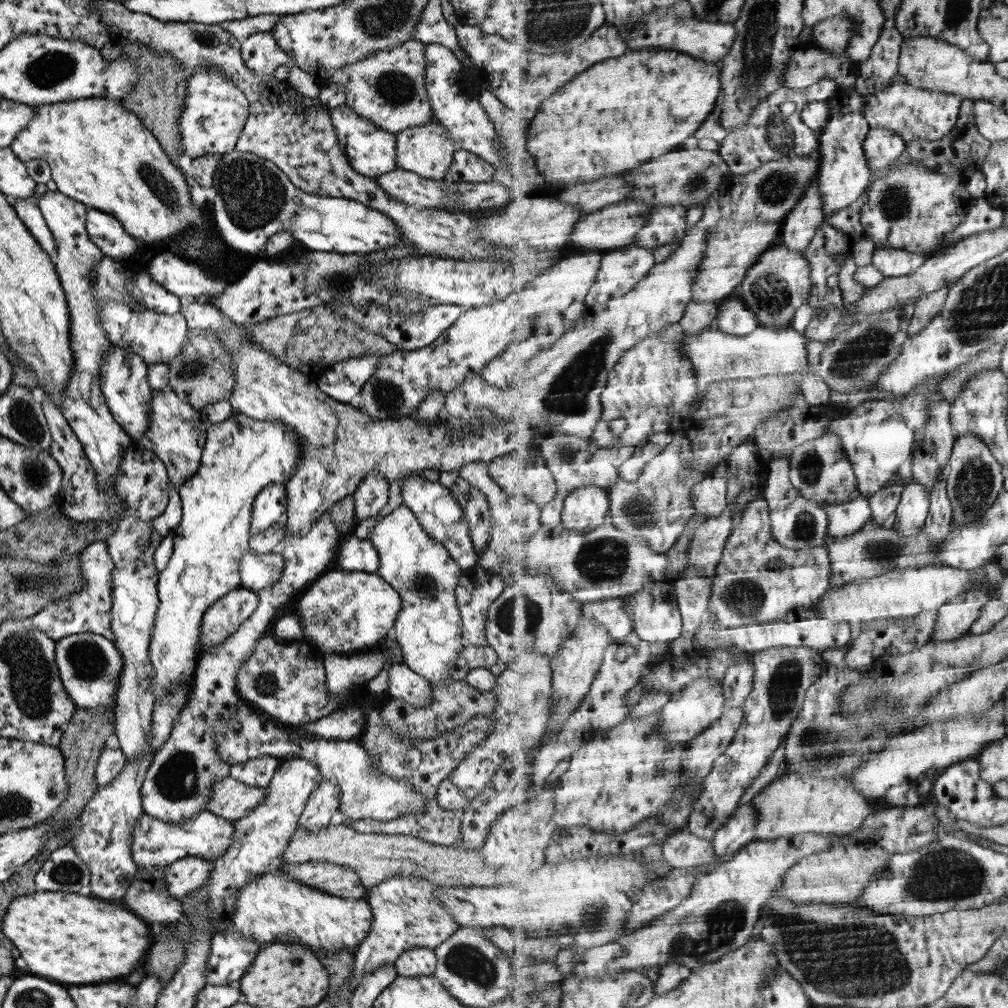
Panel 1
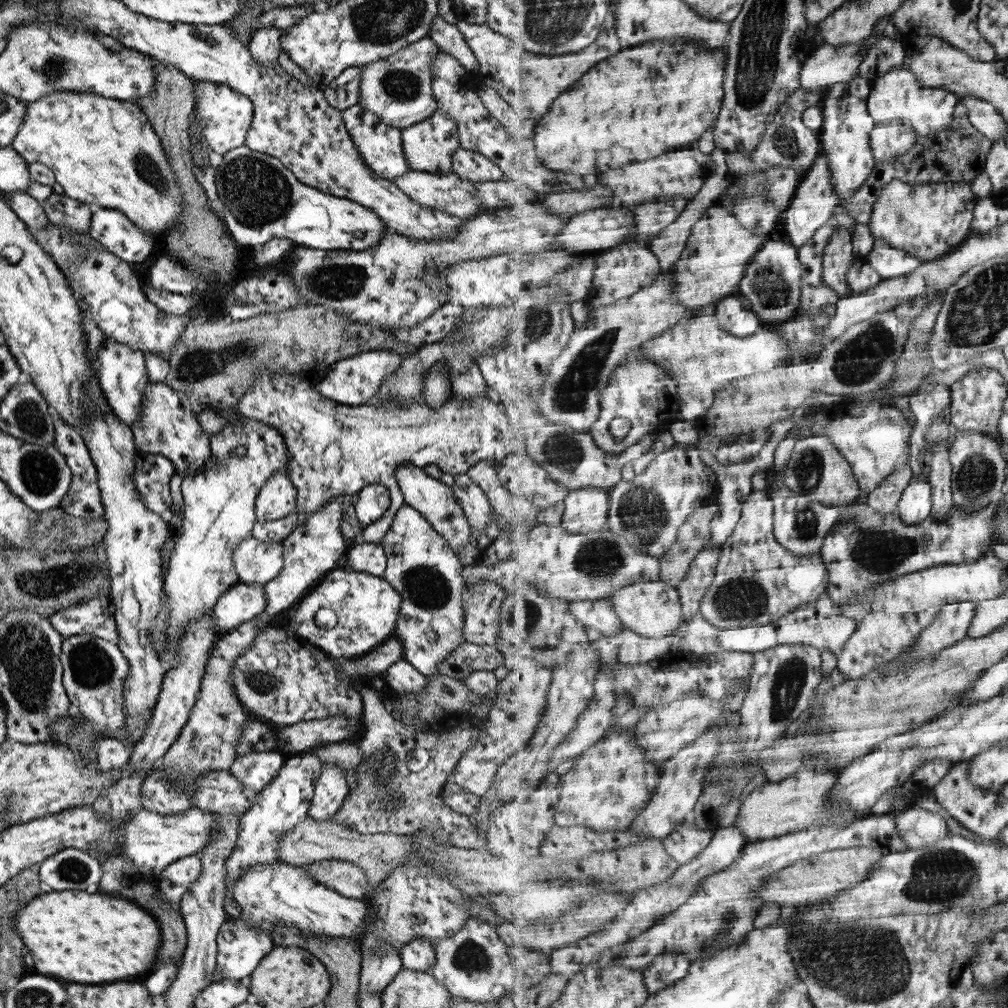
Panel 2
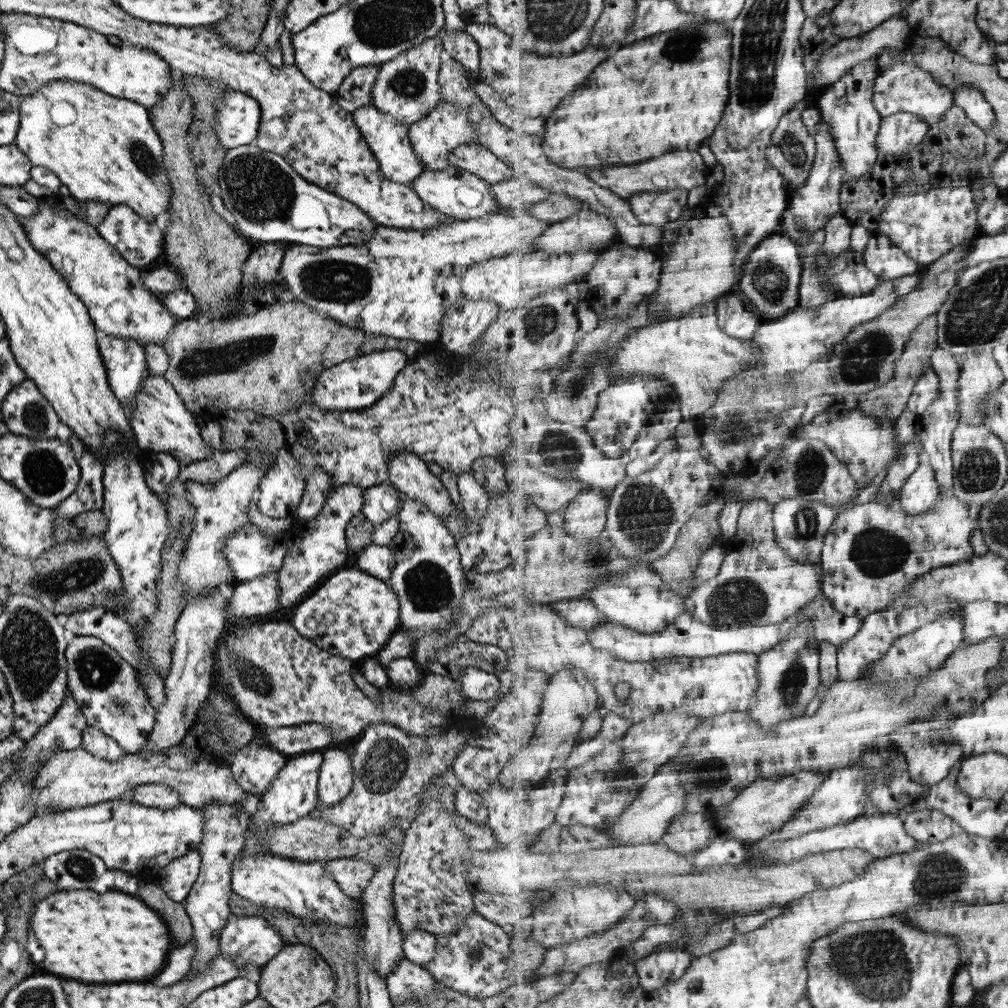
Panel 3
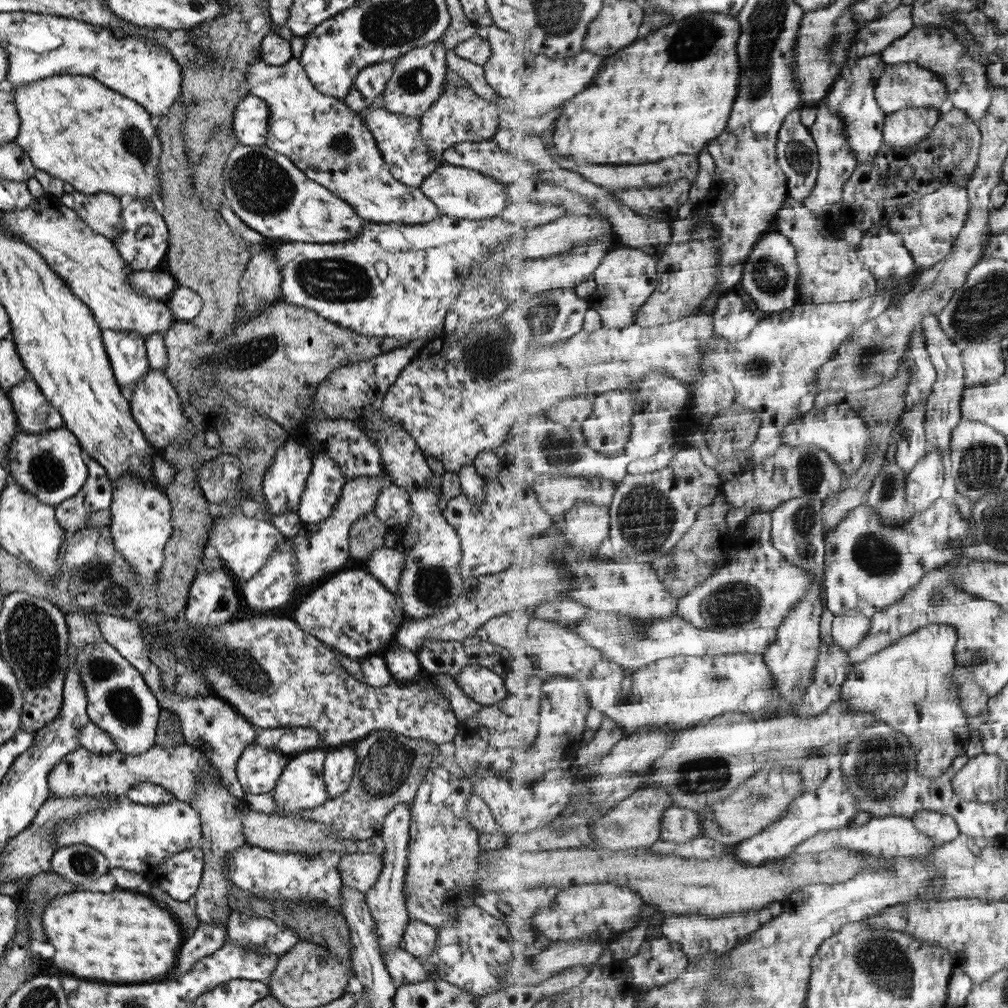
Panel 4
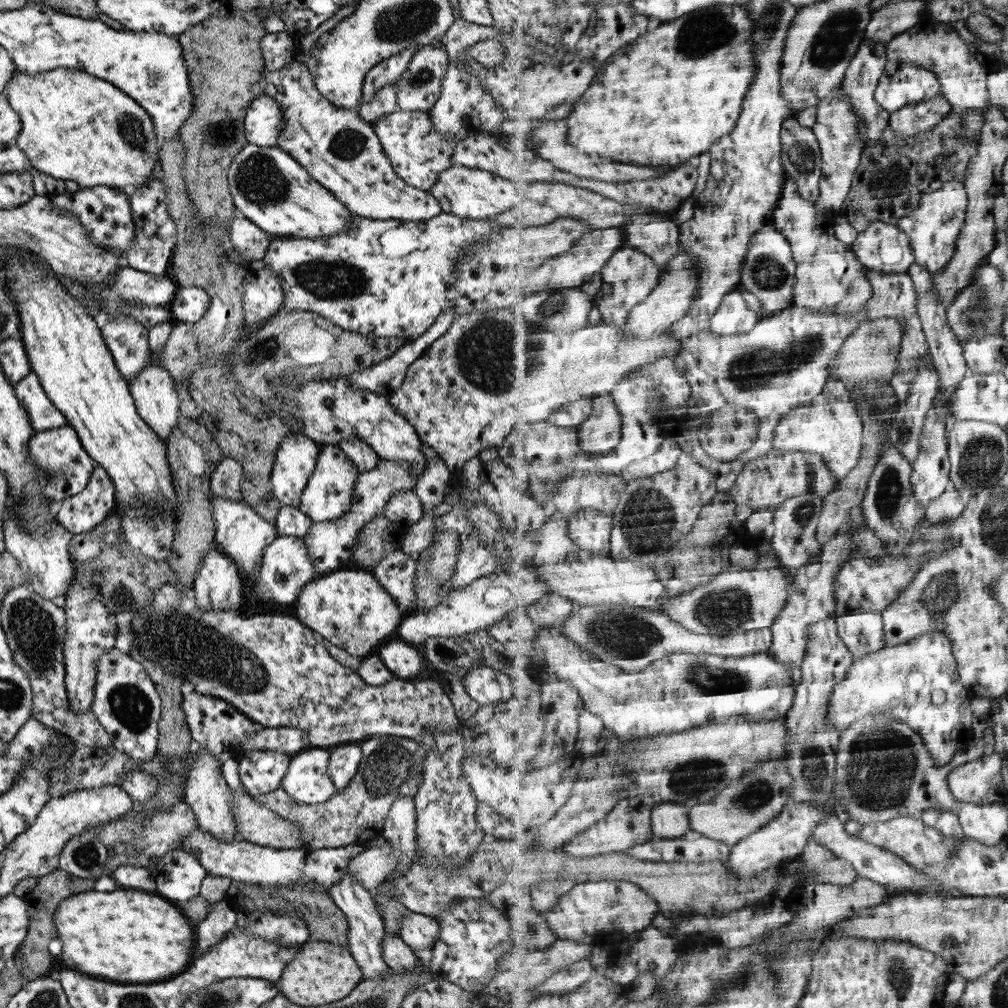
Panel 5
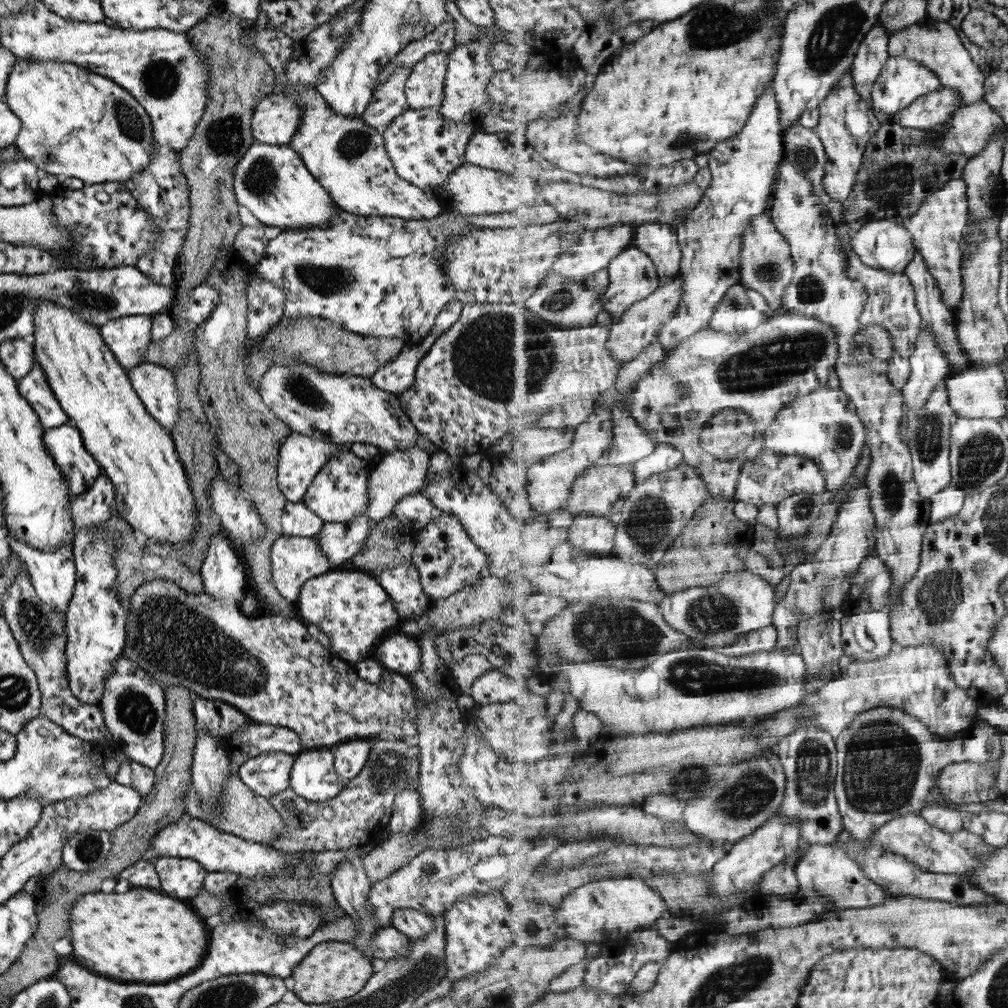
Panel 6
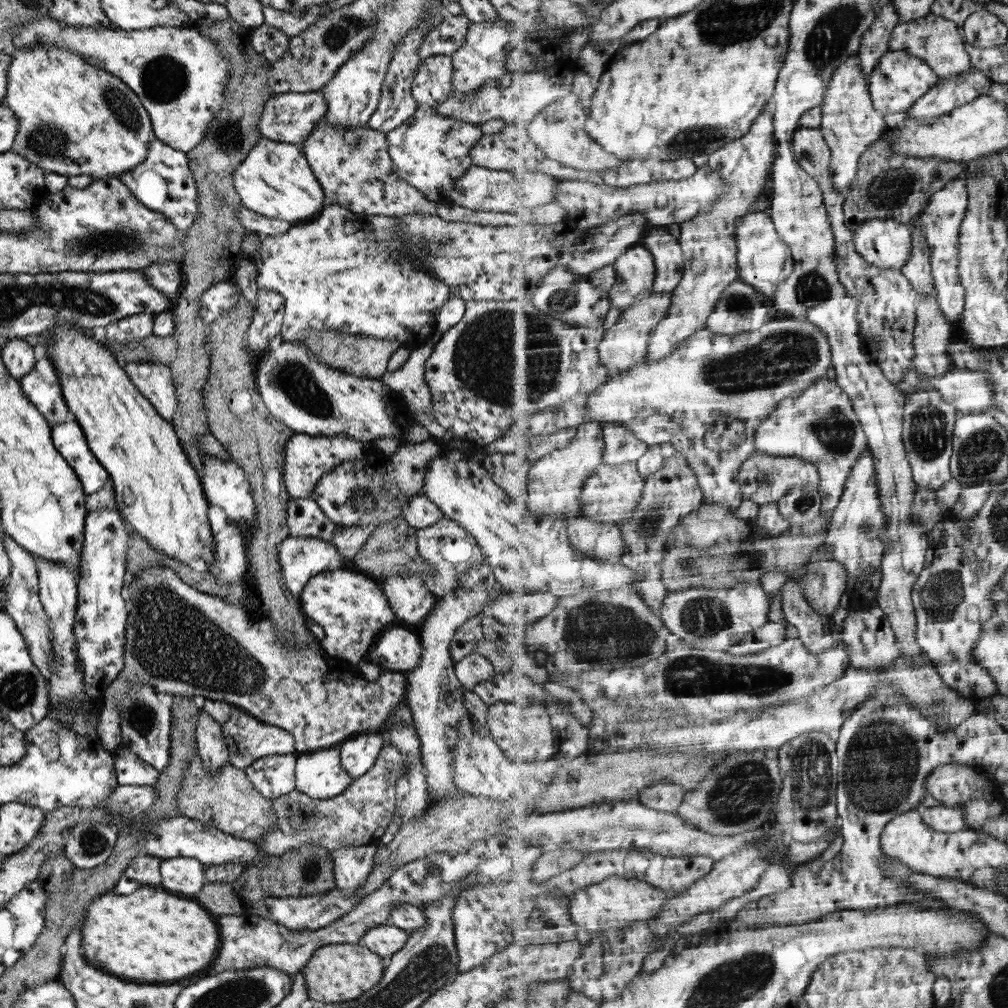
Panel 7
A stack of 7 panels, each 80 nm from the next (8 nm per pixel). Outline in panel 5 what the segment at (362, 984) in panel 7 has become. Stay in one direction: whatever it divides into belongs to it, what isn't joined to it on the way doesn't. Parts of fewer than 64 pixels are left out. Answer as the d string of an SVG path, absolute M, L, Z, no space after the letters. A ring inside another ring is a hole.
M307 940L301 944L279 978L275 981L279 994L297 1006L321 1006L345 998L361 981L361 971L347 948L323 941Z

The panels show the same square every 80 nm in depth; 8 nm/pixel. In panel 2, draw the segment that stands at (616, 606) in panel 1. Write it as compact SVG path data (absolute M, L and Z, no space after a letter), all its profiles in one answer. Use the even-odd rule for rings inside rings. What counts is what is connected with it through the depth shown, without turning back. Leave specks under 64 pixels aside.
M607 599L569 602L569 610L579 624L599 631L602 636L610 637L625 630L613 604Z

